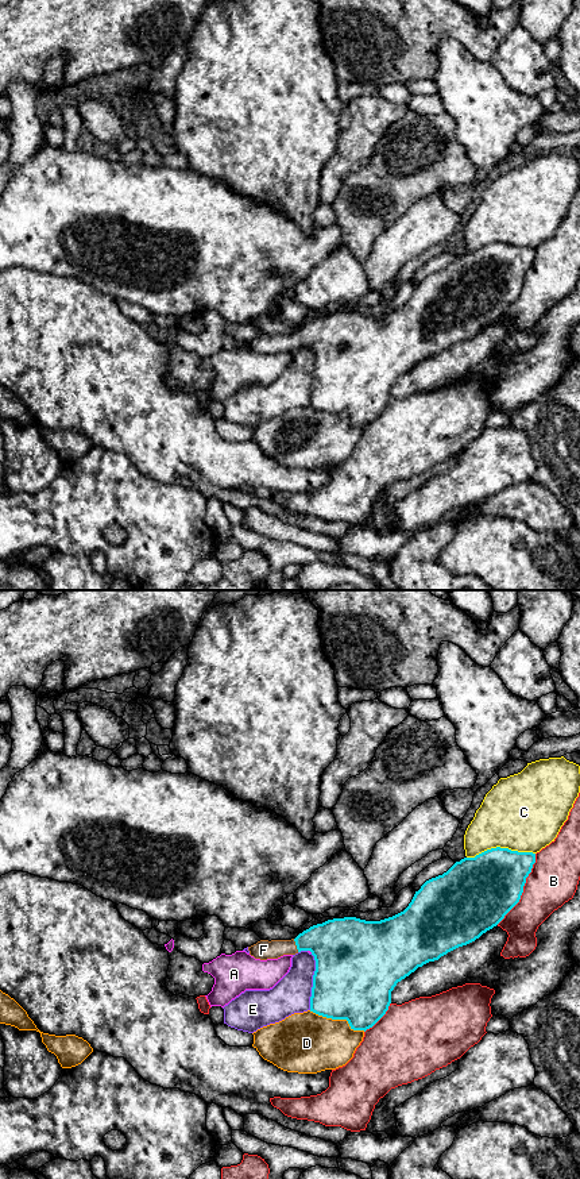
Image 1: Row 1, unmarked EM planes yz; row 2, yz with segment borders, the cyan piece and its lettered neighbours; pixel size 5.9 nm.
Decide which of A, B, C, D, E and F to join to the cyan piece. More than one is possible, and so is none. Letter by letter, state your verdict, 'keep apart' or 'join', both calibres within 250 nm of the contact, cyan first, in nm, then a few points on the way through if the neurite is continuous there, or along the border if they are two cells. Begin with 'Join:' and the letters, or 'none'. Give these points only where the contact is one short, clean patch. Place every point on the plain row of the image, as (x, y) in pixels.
Join: F
A: keep apart; 440 nm thick on the cyan side, 20 nm on the other
B: keep apart; 400 nm thick on the cyan side, 300 nm on the other
C: keep apart; 400 nm thick on the cyan side, 460 nm on the other
D: keep apart; 460 nm thick on the cyan side, 360 nm on the other
E: keep apart; 480 nm thick on the cyan side, 220 nm on the other
F: join; 320 nm thick on the cyan side, 120 nm on the other; runs through yz (337, 341), (296, 339), (263, 345)

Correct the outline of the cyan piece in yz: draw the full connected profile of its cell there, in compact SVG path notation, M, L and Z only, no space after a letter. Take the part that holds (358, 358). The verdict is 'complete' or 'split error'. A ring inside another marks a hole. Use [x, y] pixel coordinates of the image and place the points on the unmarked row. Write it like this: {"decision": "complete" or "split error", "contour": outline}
{"decision": "split error", "contour": "M491 243L456 257L442 270L426 276L409 301L393 312L380 316L333 313L310 321L291 335L260 335L248 346L260 355L310 346L316 355L310 407L347 415L351 424L366 427L388 405L391 386L398 377L496 321L519 297L534 258L533 247Z"}

